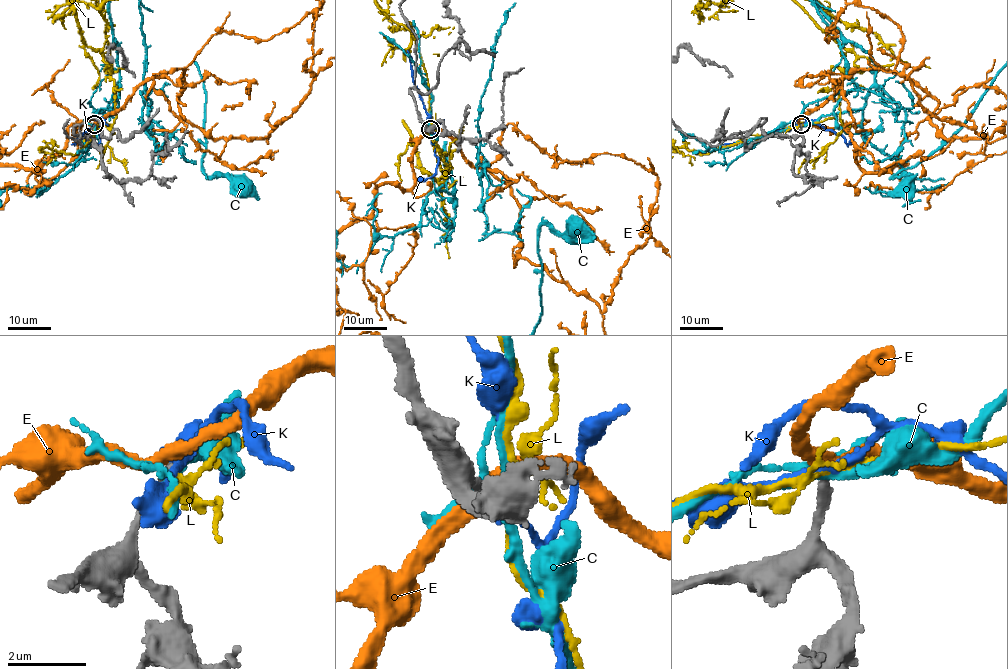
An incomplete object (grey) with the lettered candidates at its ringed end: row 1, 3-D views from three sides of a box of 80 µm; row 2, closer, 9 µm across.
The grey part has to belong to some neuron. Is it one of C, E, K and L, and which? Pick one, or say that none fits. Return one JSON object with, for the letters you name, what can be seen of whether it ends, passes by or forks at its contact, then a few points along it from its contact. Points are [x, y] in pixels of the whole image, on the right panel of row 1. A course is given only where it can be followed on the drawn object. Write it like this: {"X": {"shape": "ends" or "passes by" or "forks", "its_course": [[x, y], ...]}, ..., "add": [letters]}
{"add": []}

